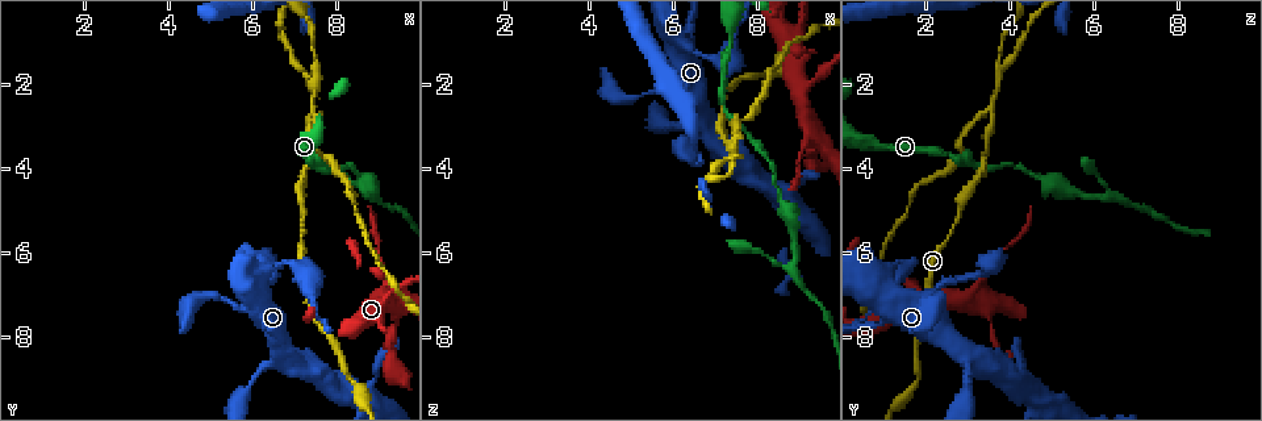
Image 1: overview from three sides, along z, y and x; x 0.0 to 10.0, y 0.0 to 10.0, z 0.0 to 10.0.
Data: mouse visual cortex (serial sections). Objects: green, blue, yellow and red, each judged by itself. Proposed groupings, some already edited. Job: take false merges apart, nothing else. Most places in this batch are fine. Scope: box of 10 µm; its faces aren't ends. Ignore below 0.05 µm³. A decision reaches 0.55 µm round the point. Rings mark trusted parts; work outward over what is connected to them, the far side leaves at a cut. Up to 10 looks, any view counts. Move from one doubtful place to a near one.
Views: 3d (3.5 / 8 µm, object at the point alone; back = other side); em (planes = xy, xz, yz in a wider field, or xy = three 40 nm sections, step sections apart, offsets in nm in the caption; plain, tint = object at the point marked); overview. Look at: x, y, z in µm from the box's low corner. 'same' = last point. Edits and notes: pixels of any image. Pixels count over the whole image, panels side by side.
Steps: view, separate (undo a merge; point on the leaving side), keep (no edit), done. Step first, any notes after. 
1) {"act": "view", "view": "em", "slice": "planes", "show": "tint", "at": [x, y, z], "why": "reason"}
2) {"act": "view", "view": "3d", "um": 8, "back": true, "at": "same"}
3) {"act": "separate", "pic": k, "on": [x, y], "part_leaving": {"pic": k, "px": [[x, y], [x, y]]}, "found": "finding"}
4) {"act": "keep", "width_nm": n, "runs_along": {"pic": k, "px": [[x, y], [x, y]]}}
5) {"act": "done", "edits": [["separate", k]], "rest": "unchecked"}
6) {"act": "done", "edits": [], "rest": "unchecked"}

{"act": "view", "view": "3d", "um": 3.5, "back": true, "at": [6.75, 8.50, 3.05], "why": "three-way junction"}

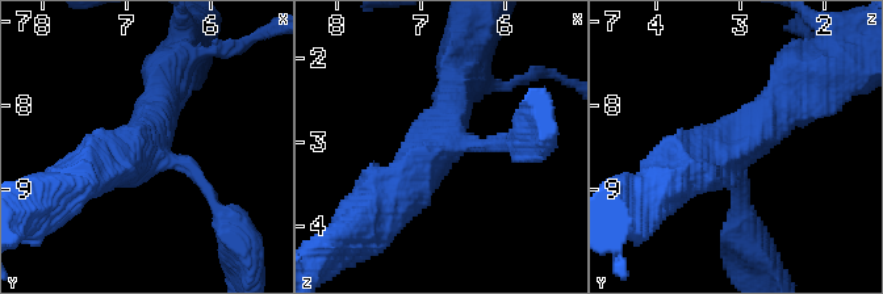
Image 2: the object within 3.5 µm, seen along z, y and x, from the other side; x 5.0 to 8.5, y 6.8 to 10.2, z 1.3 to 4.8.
{"act": "view", "view": "em", "slice": "xy", "step": 5, "show": "plain", "at": [6.75, 8.50, 3.00]}

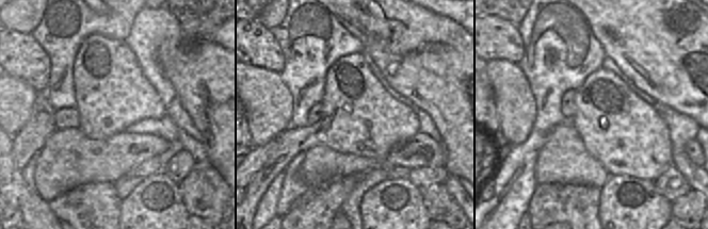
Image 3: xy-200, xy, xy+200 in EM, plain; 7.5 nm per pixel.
{"act": "view", "view": "em", "slice": "xy", "step": 5, "show": "tint", "at": "same", "why": "with the object marked"}

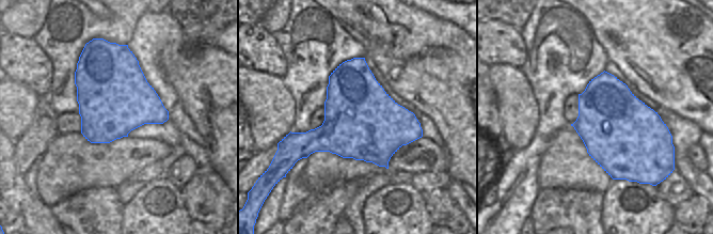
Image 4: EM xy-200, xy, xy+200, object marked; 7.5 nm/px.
{"act": "keep", "arms": 3, "arm_widths_nm": [150, 500, 600], "runs_along": {"pic": 2, "px": [[799, 84], [735, 148], [677, 172]]}, "found": "one cell here"}

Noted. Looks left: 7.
{"act": "view", "view": "3d", "um": 3.5, "at": [8.70, 9.20, 4.55], "why": "abrupt turn"}

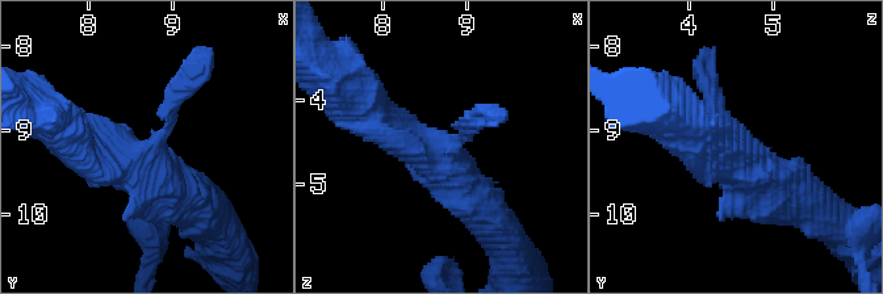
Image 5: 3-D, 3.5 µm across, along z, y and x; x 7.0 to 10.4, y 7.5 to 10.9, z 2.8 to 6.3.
{"act": "view", "view": "em", "slice": "xy", "step": 1, "show": "tint", "at": [8.75, 9.20, 4.55]}

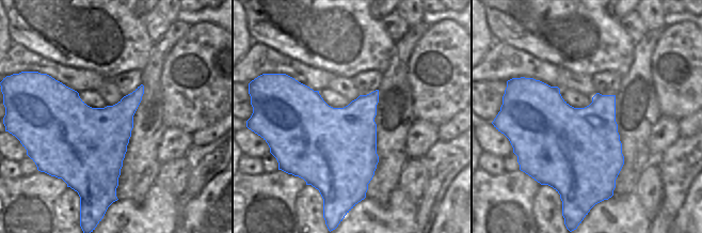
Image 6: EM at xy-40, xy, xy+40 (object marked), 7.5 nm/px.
{"act": "keep", "found": "all the same cell"}

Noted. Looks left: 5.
{"act": "view", "view": "3d", "um": 3.5, "at": [6.95, 6.25, 1.45], "why": "sharp bend"}

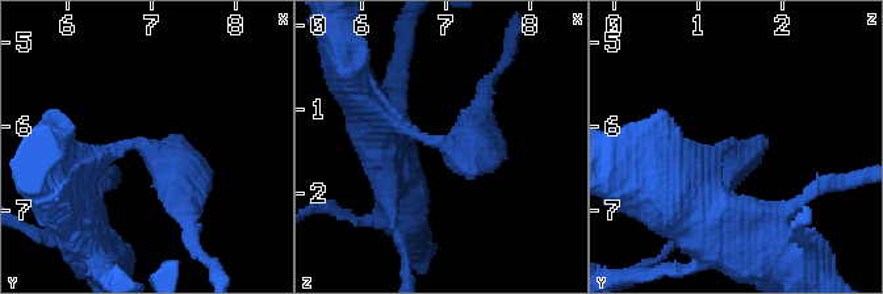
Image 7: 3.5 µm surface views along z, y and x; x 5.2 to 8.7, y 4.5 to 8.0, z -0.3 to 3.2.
{"act": "view", "view": "em", "slice": "xy", "step": 3, "show": "tint", "at": [6.85, 6.20, 1.45], "why": "need the tissue"}

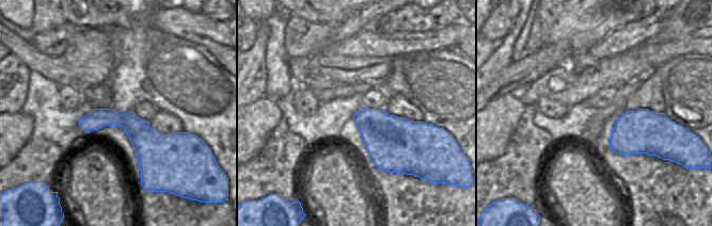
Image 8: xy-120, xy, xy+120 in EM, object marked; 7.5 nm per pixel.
{"act": "separate", "pic": 7, "on": [171, 151], "border": {"pic": 8, "px": [[83, 116], [92, 118], [96, 129]]}, "found": "two cells meet here"}

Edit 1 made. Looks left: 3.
{"act": "view", "view": "overview"}

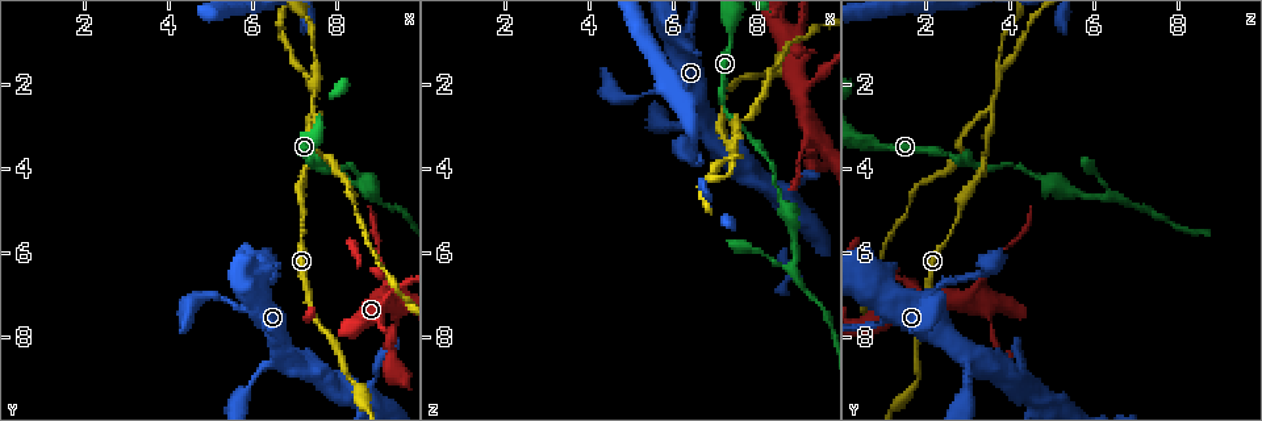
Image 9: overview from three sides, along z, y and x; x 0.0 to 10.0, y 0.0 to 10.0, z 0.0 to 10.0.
{"act": "view", "view": "3d", "um": 3.5, "at": [7.50, 2.65, 3.55], "why": "three-way junction"}

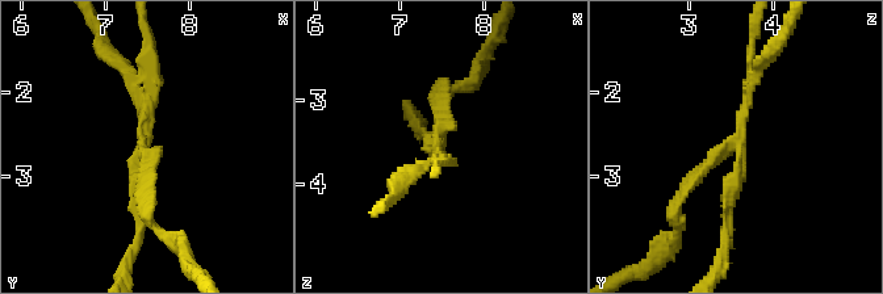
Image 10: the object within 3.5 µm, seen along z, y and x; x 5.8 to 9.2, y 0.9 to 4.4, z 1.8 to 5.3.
{"act": "view", "view": "em", "slice": "planes", "show": "tint", "at": [7.45, 2.65, 3.60], "arms": 3, "arm_widths_nm": [150, 150, 150], "why": "shape alone is not enough"}

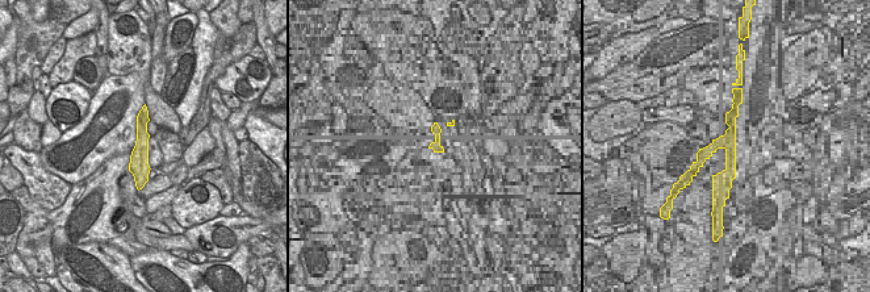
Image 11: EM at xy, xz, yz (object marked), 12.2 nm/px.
{"act": "separate", "pic": 10, "on": [770, 51], "part_leaving": {"pic": 10, "px": [[735, 143], [674, 204], [677, 236]]}, "found": "a second cell is stuck on"}

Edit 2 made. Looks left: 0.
{"act": "done", "edits": [["separate", 7], ["separate", 10]], "rest": "unchecked"}

